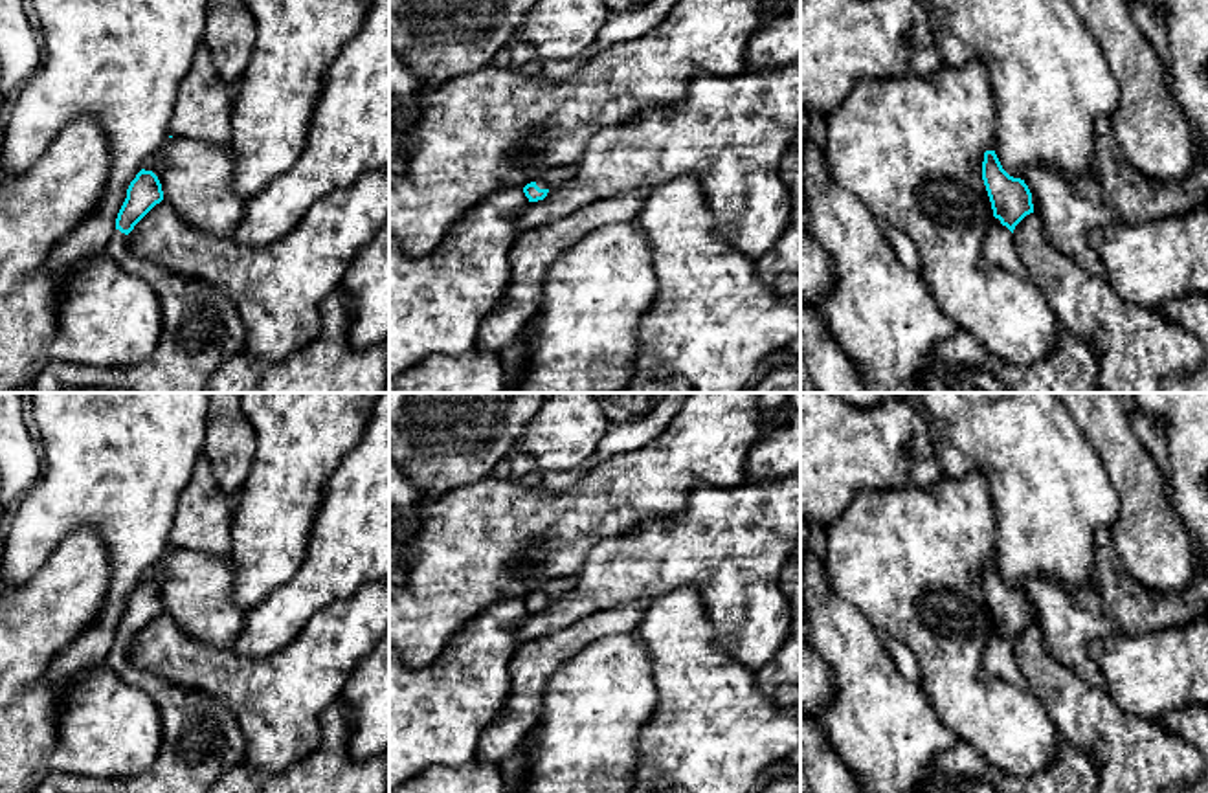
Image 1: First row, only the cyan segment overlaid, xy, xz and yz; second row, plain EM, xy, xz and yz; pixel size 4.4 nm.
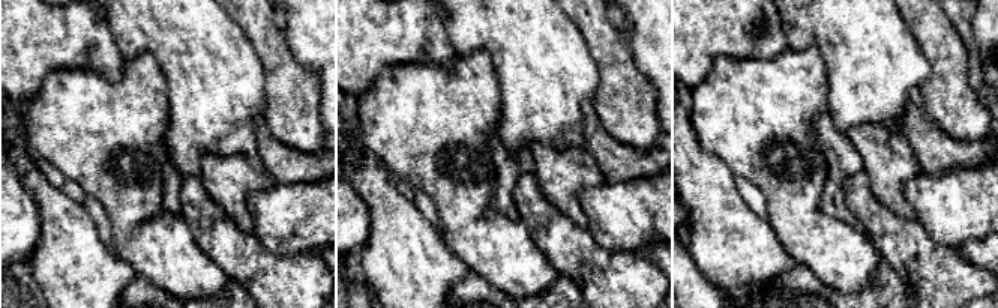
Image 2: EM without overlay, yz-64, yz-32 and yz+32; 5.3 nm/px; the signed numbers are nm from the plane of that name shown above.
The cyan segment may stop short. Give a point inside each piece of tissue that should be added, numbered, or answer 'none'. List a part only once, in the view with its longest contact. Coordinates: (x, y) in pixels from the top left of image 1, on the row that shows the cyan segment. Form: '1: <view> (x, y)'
1: yz (999, 250)

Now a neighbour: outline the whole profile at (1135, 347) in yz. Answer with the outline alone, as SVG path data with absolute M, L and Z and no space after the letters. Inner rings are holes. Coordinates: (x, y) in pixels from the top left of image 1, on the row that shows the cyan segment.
M1037 211L1012 235L1026 275L1059 325L1094 352L1100 393L1160 393L1166 376L1201 365L1204 349L1195 334L1157 310L1124 303L1105 277L1059 253Z

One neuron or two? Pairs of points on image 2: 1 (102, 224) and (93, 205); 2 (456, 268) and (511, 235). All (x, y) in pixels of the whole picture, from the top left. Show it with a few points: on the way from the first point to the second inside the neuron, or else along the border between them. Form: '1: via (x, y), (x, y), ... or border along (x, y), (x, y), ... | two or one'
1: via (101, 220), (96, 209) | one
2: border along (443, 239), (468, 269) | two

